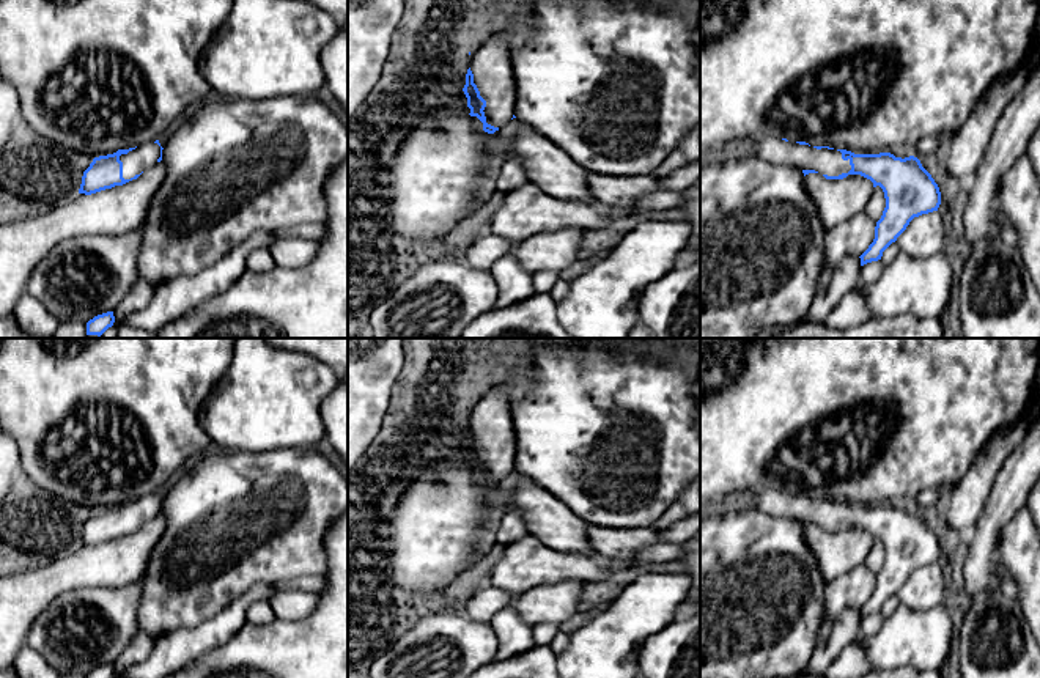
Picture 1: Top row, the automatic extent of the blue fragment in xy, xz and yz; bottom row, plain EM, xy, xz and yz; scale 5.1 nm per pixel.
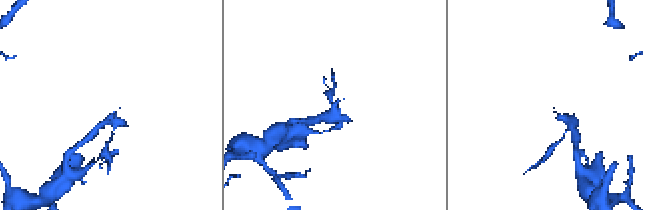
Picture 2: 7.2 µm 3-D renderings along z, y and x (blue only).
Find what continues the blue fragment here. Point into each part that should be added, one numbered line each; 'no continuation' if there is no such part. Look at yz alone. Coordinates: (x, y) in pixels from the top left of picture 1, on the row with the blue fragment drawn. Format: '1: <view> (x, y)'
1: yz (773, 150)

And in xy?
1: xy (145, 156)

